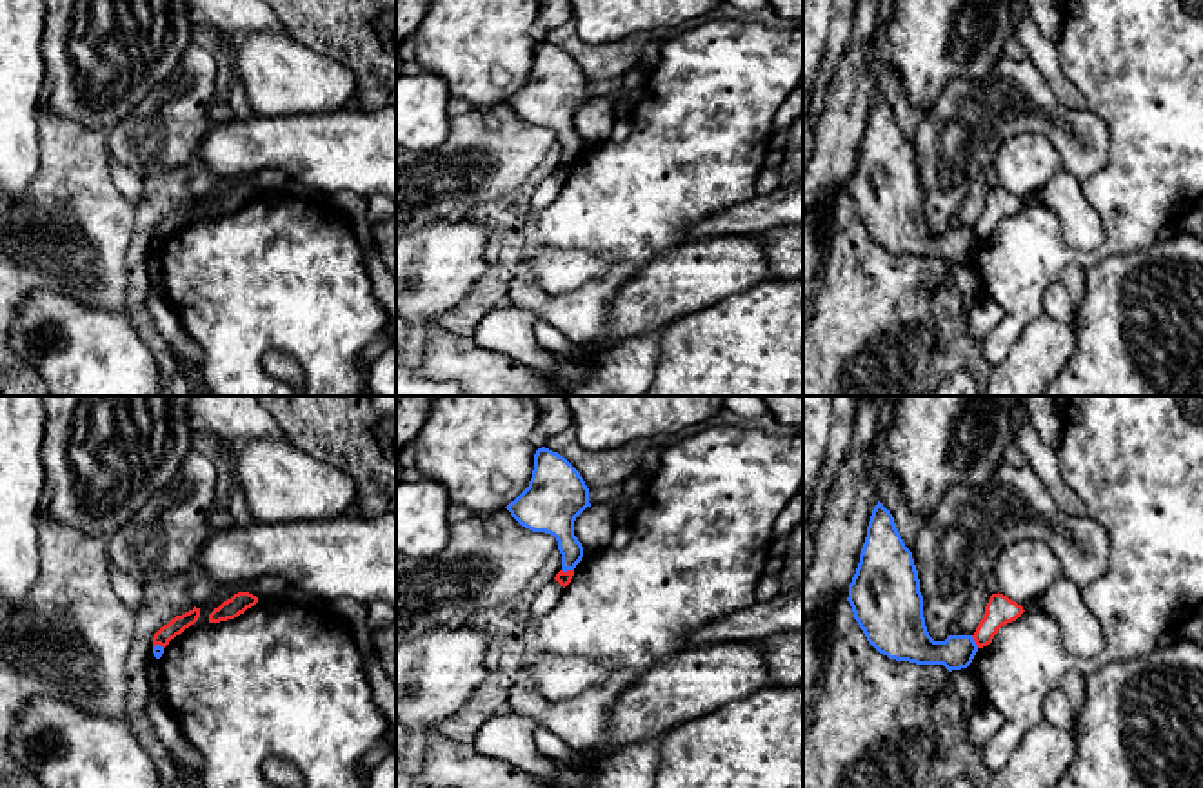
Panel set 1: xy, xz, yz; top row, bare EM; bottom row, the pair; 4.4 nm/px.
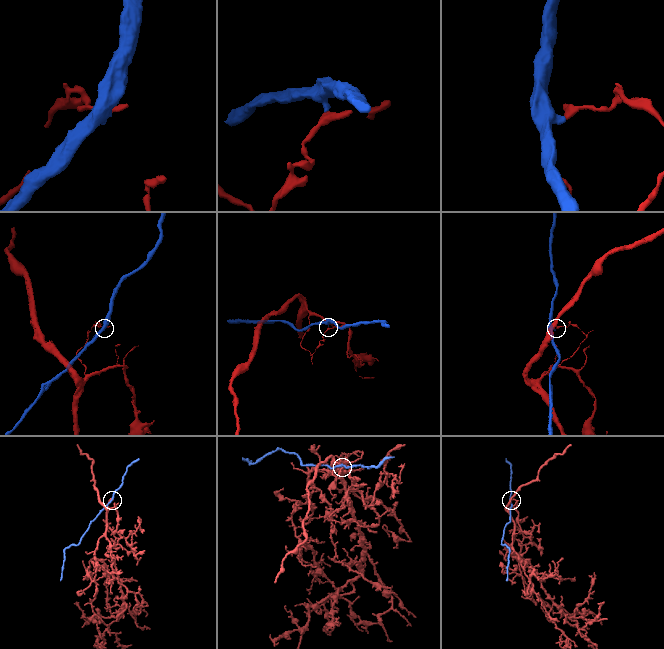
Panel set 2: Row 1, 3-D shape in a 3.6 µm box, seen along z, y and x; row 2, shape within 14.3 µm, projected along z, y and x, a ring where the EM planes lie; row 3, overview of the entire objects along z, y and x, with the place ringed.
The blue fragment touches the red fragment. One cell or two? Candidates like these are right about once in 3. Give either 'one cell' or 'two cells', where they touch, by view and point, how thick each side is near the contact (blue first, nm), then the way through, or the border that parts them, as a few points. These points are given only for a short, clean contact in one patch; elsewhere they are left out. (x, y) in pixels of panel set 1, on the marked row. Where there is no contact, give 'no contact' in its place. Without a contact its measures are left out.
two cells | xz (567, 569) | 180/60 nm | along xz (562, 569), (573, 571)

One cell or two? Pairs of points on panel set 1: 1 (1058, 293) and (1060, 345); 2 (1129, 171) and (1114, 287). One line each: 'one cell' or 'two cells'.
1: two cells
2: two cells

